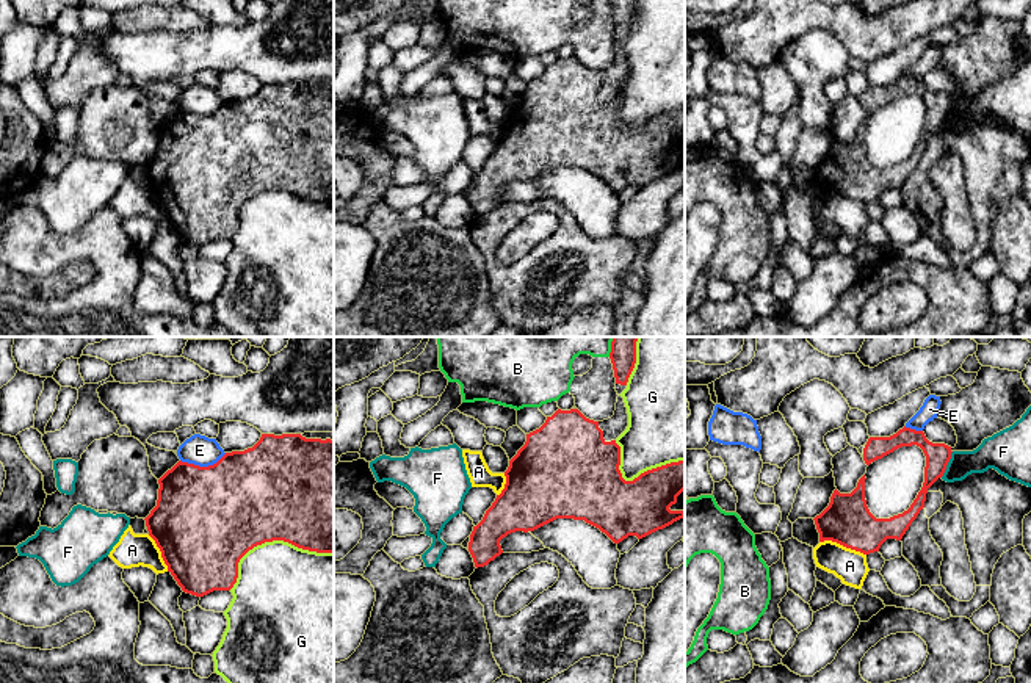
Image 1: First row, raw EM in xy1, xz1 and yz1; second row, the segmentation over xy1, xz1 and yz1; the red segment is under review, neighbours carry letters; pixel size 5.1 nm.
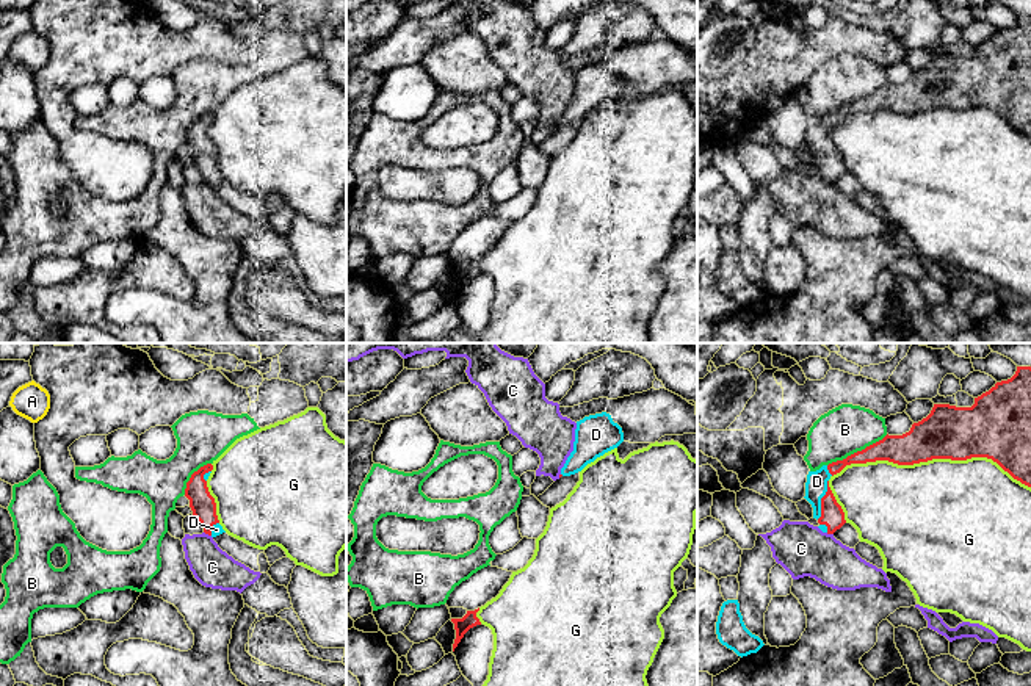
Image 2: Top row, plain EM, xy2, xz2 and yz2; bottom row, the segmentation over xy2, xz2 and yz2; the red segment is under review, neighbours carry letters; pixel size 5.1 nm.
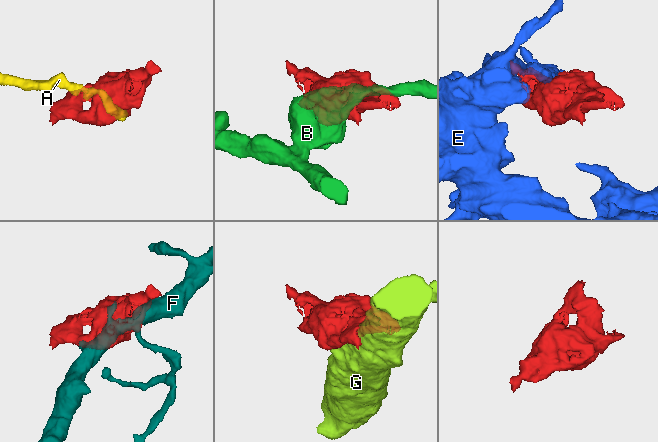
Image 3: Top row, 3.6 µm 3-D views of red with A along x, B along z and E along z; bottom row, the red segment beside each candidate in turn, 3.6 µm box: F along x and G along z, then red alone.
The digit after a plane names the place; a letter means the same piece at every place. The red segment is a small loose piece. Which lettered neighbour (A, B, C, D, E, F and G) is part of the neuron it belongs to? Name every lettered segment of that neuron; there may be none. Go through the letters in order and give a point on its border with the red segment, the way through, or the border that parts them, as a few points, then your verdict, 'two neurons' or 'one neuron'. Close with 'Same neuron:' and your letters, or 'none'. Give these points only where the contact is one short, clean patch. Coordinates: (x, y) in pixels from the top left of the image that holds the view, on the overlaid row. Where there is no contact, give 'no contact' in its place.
A: contact yz1 (843, 545); border yz1 (820, 541), (835, 541), (865, 555); two neurons
B: contact yz2 (857, 451); two neurons
C: contact xy2 (207, 533); border xy2 (204, 531), (210, 536); two neurons
D: contact yz2 (821, 500); way yz2 (832, 516), (821, 500), (817, 481); one neuron
E: contact xy1 (202, 467); two neurons
F: contact yz1 (947, 464); two neurons
G: contact yz2 (931, 459); two neurons
Same neuron: D

